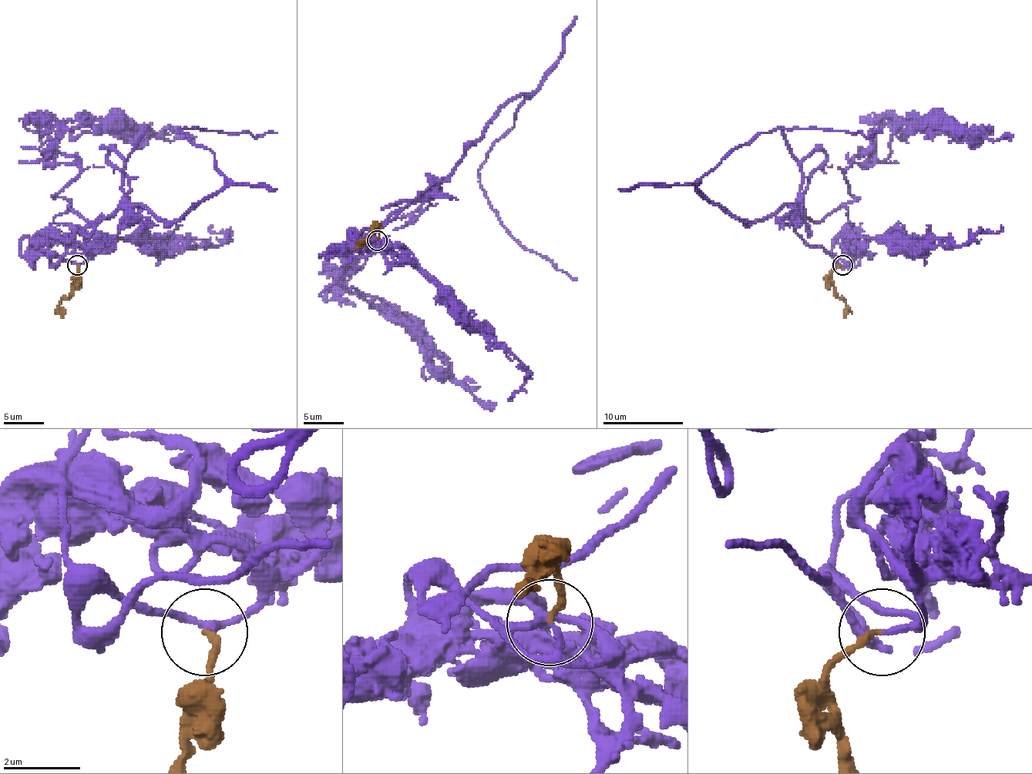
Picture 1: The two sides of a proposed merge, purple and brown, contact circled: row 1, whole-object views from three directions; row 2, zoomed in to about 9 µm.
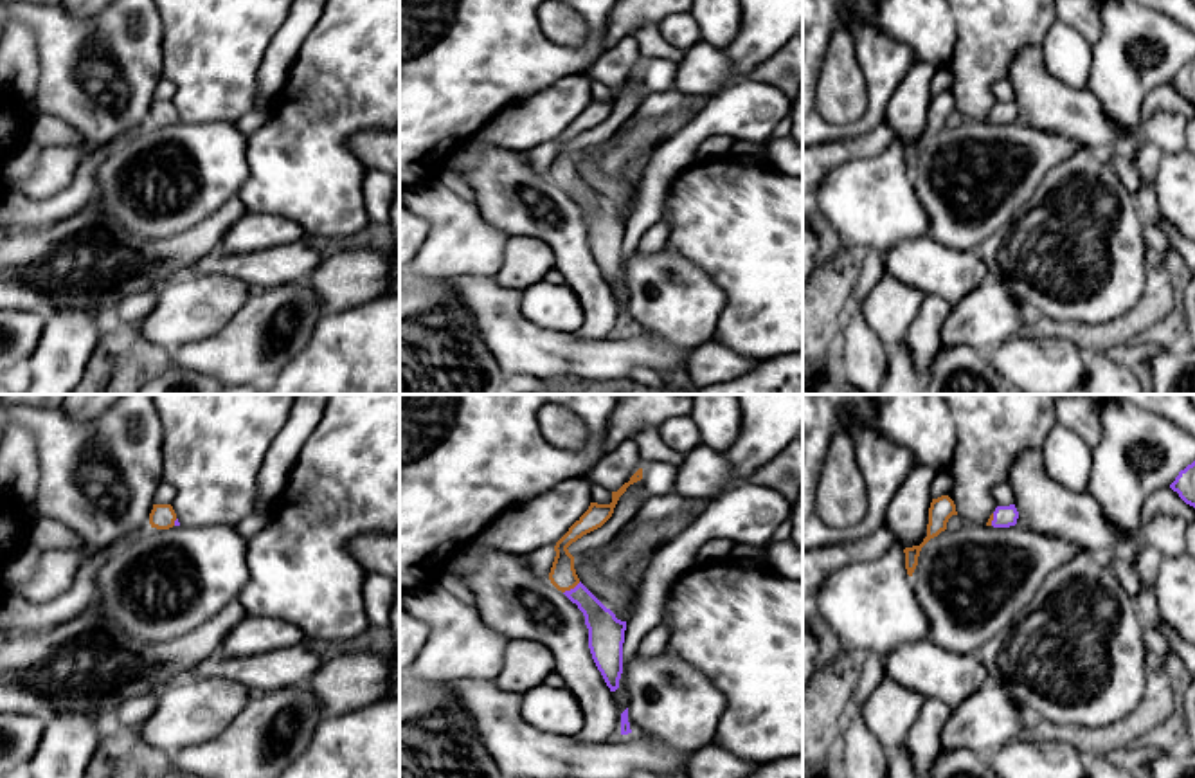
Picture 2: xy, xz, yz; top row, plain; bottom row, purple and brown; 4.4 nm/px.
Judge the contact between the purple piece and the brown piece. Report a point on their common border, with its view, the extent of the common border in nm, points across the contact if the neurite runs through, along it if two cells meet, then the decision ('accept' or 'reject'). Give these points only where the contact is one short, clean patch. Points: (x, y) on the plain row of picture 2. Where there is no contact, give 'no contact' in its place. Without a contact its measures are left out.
meets purple in xz at (571, 186); contact 90 nm long; runs through xz (605, 229), (596, 209), (571, 186), (562, 171); accept

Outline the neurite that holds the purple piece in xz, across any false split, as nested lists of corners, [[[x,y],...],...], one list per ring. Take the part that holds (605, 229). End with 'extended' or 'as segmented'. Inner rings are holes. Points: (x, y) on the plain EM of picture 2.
[[[639,65],[628,79],[617,88],[612,88],[610,101],[590,99],[589,106],[569,124],[569,128],[556,139],[554,158],[549,169],[551,180],[562,187],[585,213],[589,225],[589,245],[592,256],[601,268],[610,288],[619,285],[623,270],[623,240],[626,218],[615,214],[578,175],[574,166],[574,153],[569,149],[569,142],[583,131],[601,124],[614,110],[619,94],[626,85],[642,76],[642,65]]]; extended

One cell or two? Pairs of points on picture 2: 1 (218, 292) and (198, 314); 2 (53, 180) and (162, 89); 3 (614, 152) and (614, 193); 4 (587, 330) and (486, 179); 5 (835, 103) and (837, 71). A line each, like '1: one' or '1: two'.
1: one
2: two
3: two
4: one
5: one

